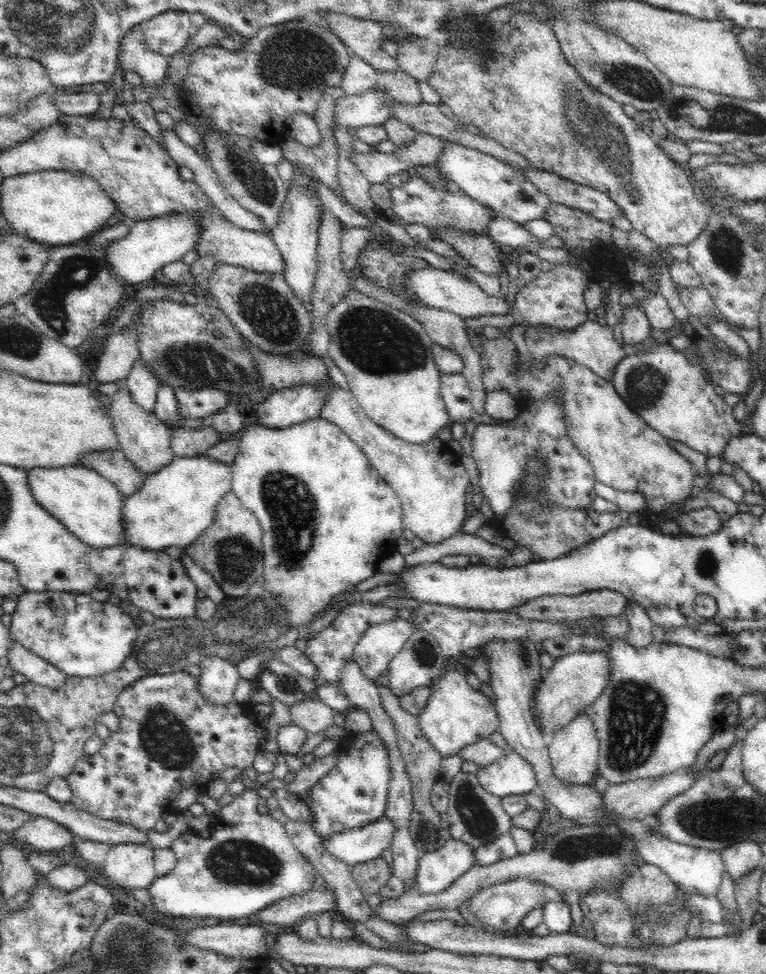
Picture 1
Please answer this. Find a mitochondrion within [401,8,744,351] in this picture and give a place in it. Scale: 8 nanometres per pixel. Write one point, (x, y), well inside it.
(595, 135)

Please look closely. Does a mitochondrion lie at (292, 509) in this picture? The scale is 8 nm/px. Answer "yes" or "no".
yes

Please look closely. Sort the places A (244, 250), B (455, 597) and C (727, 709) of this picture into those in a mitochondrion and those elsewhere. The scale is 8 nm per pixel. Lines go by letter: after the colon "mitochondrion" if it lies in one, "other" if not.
A: other
B: other
C: other

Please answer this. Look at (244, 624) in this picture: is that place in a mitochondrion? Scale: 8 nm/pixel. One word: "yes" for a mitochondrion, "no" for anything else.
yes

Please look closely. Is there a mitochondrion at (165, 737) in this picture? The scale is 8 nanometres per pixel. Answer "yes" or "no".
yes

